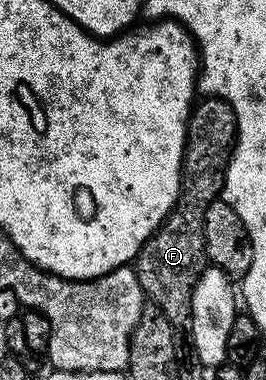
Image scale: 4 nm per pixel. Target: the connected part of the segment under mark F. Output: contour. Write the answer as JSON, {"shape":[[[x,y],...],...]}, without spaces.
{"shape":[[[216,96],[200,99],[191,109],[191,117],[187,119],[187,145],[183,151],[183,187],[179,189],[179,197],[171,209],[167,219],[150,238],[143,243],[143,249],[133,261],[137,278],[143,287],[143,295],[154,307],[169,310],[172,325],[186,325],[191,319],[191,299],[193,290],[199,286],[199,275],[208,263],[205,250],[205,210],[213,201],[220,199],[223,191],[223,179],[231,161],[231,151],[235,148],[235,115],[233,106]]]}

